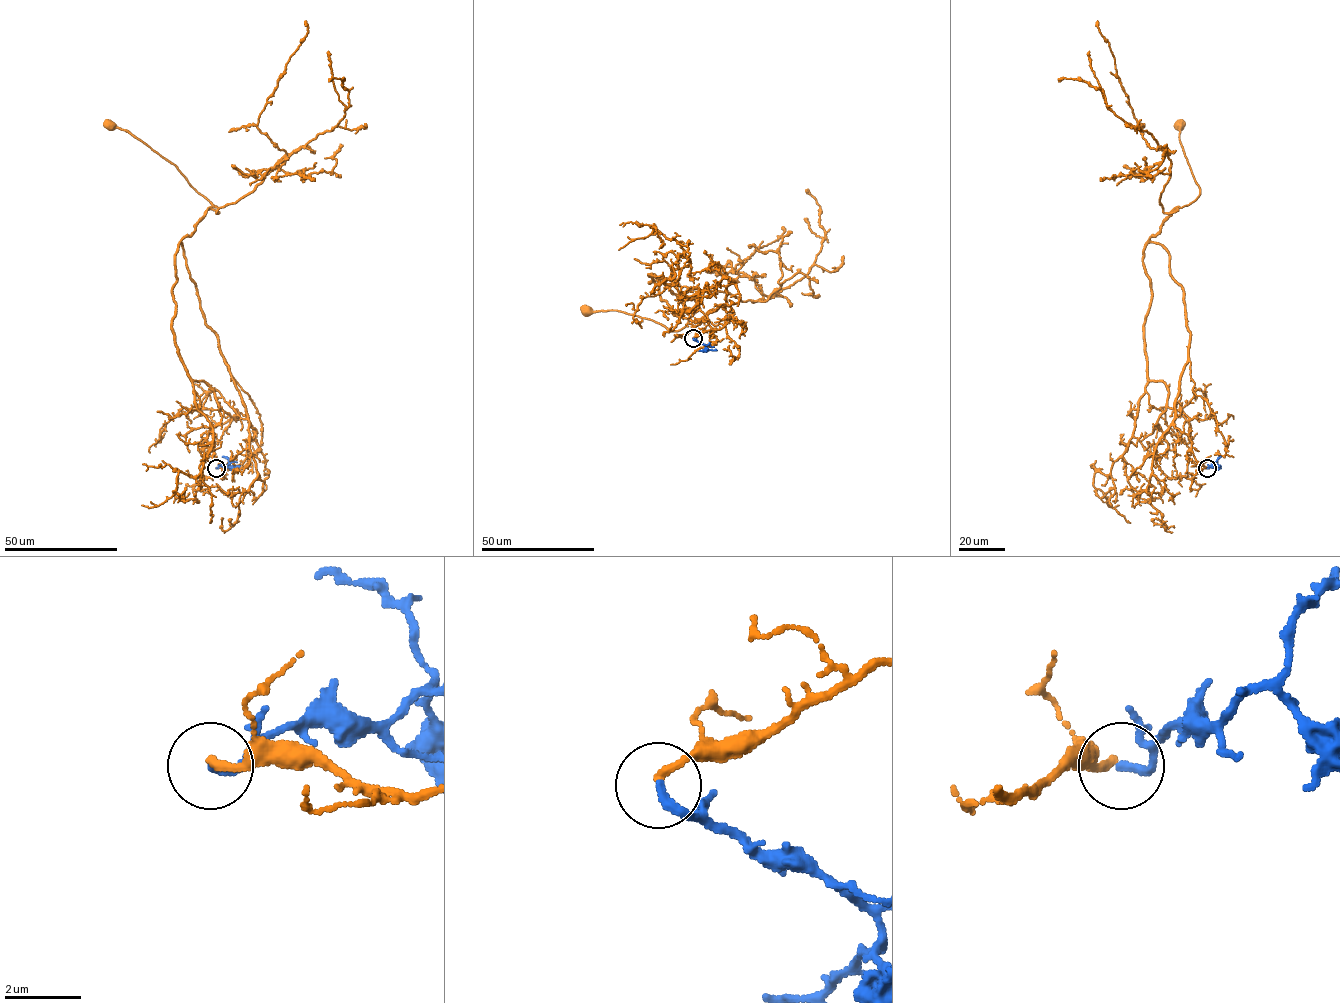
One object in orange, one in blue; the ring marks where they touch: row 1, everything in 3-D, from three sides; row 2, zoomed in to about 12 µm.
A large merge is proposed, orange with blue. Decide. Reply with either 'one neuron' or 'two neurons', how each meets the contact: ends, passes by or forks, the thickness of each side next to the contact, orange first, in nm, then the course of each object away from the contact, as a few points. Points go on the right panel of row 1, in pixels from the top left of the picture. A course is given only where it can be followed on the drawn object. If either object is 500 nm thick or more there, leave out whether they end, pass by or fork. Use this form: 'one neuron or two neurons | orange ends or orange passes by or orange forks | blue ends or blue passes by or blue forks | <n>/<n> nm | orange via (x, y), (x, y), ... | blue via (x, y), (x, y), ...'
two neurons | orange ends | blue ends | 200/240 nm | orange via (1207, 468), (1187, 456), (1189, 437), (1172, 424), (1190, 332), (1168, 252), (1149, 240), (1199, 195), (1179, 126) | blue via (1207, 468), (1216, 463), (1219, 466)

